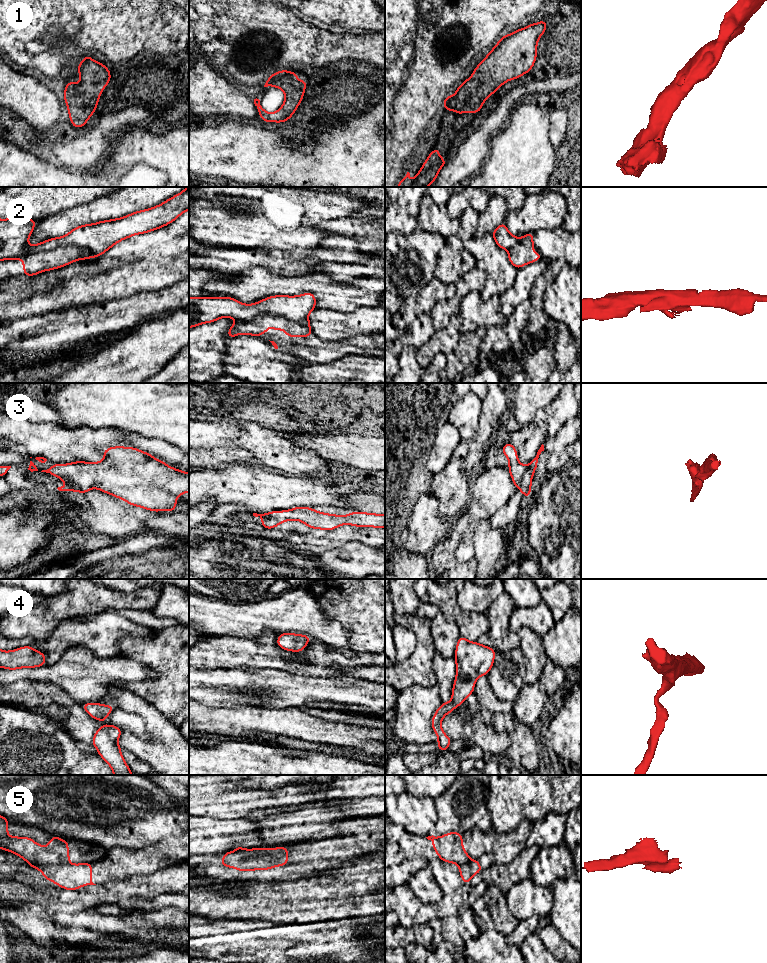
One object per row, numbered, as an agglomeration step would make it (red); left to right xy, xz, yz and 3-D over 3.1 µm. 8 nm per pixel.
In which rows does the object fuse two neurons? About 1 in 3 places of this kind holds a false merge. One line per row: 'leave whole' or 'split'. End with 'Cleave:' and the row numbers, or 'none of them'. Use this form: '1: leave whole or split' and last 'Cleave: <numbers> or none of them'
1: leave whole
2: split
3: split
4: leave whole
5: split
Cleave: 2, 3, 5

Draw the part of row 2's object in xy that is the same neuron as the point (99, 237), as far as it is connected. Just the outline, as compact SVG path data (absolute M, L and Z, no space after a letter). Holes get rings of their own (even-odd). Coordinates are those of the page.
M189 187L158 206L122 218L82 225L62 237L51 238L37 245L27 244L37 221L29 218L0 219L0 261L17 260L25 255L68 245L87 248L95 258L121 240L172 223L186 210L189 210Z

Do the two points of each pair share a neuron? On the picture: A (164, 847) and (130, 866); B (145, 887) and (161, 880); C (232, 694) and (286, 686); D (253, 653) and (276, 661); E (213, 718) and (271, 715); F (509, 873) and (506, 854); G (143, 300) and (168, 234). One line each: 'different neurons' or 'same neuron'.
A: same neuron
B: same neuron
C: same neuron
D: same neuron
E: same neuron
F: different neurons
G: different neurons

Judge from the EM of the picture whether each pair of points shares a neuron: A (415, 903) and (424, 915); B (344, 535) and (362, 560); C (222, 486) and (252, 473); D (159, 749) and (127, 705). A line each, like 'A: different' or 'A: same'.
A: different
B: different
C: same
D: same

